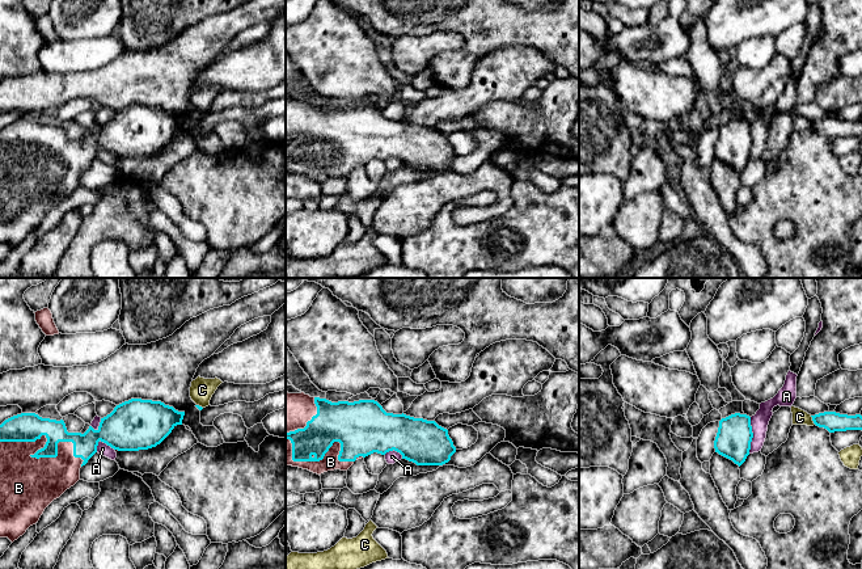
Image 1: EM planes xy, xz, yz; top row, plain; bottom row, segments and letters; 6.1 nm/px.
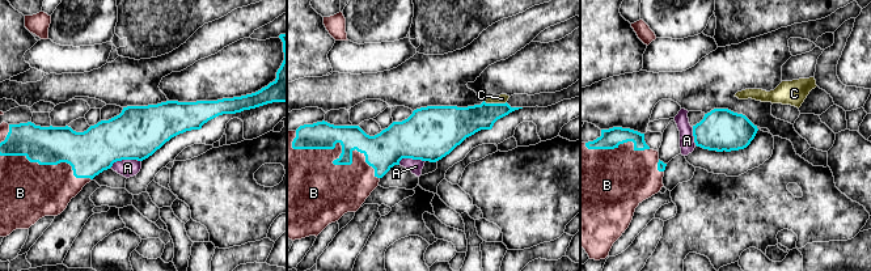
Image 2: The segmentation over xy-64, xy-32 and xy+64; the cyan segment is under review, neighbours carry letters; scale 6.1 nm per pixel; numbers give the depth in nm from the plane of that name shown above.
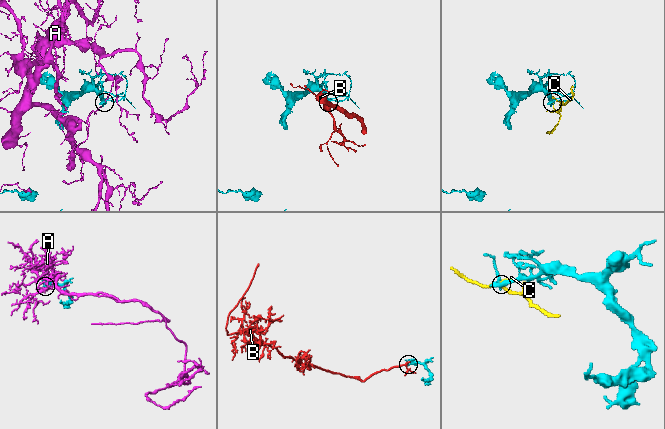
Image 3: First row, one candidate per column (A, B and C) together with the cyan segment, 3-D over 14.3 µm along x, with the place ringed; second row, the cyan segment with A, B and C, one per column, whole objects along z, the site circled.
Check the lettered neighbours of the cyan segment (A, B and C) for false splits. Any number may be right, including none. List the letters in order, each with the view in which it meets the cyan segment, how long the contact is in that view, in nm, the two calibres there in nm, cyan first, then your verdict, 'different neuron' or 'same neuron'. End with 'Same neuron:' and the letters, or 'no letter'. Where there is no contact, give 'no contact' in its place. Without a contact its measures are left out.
A: contact in yz; length 220 nm; calibres 220 and 110 nm; different neuron
B: contact in xy; length 550 nm; calibres 180 and 360 nm; same neuron
C: contact in yz; length 70 nm; calibres 120 and 100 nm; different neuron
Same neuron: B

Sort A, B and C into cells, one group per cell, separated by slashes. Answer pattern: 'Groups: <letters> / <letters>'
Groups: A / B / C

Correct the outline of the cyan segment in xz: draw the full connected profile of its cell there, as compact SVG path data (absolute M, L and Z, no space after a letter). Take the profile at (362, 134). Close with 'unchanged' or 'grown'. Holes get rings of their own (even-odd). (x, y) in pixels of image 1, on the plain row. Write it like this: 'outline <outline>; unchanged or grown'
outline M286 98L286 172L321 181L347 177L358 165L393 156L417 172L443 172L456 159L448 136L435 127L386 119L375 106L331 109L304 98Z; grown

